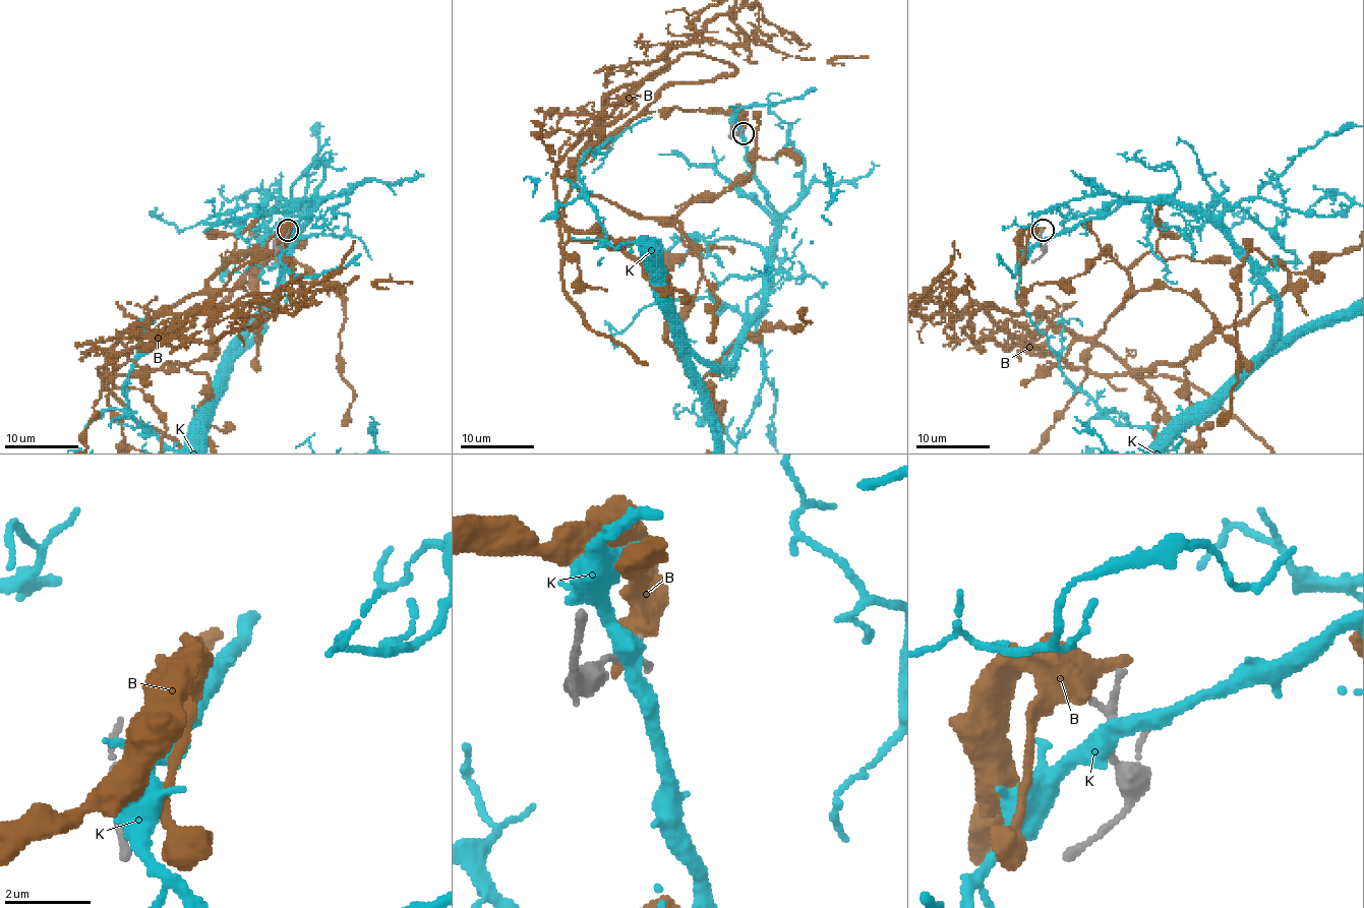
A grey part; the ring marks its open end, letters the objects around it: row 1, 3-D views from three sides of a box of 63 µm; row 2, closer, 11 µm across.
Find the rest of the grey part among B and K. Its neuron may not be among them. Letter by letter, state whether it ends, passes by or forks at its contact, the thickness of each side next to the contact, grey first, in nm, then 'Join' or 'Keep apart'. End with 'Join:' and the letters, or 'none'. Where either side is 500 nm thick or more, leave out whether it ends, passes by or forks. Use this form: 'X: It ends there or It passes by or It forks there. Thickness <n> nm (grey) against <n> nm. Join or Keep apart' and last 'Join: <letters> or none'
B: It forks there. Thickness 130 nm (grey) against 400 nm. Keep apart
K: It passes by. Thickness 160 nm (grey) against 440 nm. Keep apart
Join: none

